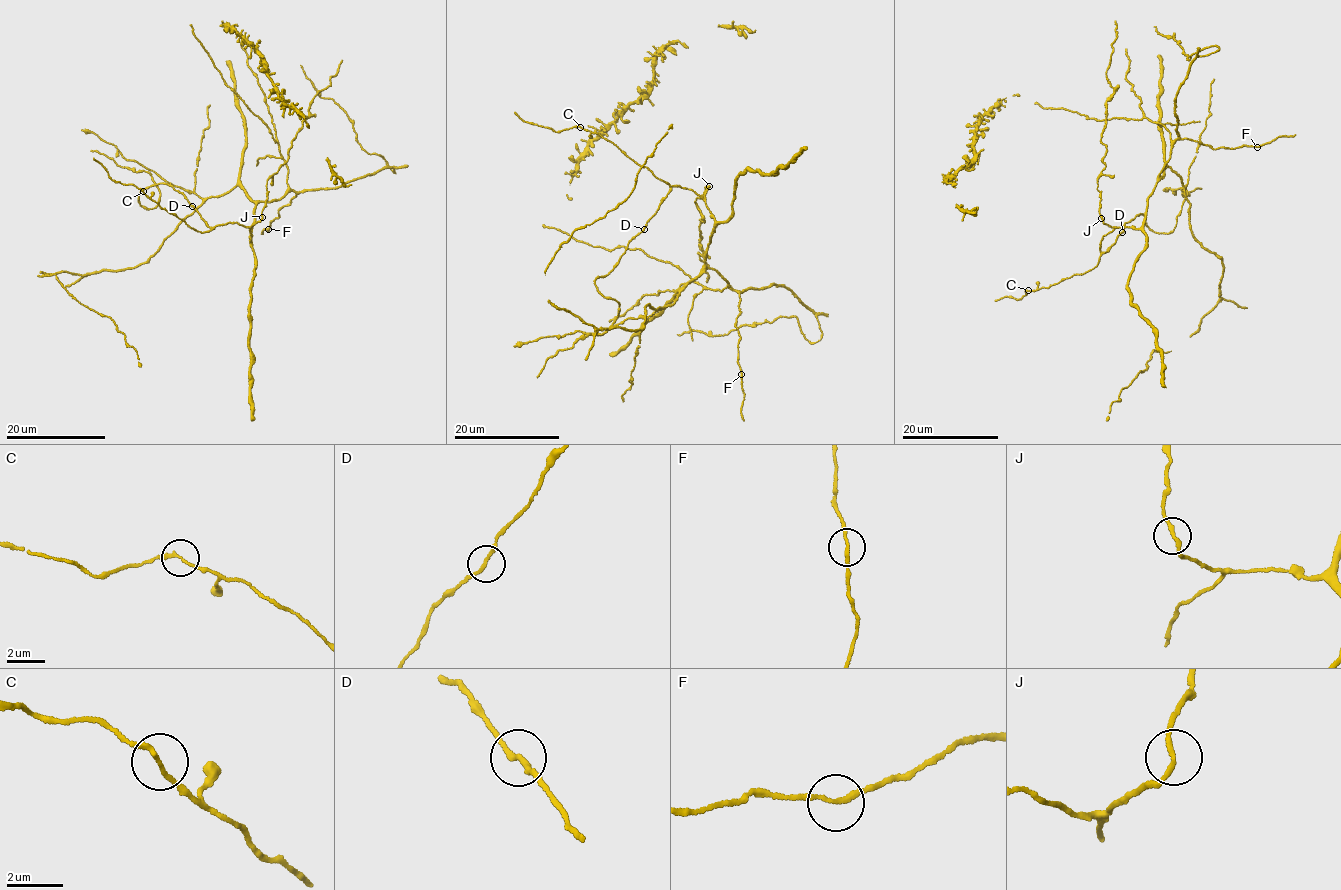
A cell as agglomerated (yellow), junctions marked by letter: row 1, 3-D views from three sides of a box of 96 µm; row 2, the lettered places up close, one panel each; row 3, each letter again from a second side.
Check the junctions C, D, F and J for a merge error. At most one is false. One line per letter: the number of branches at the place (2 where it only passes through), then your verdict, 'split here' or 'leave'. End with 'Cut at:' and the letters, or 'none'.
C: 2 | leave
D: 2 | leave
F: 2 | leave
J: 2 | leave
Cut at: none

